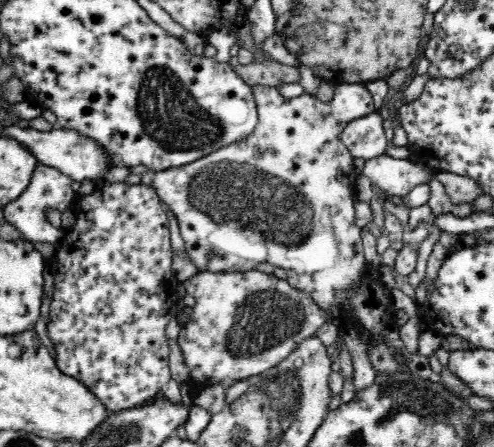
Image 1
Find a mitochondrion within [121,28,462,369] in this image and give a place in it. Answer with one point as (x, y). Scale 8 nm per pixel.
(253, 201)

